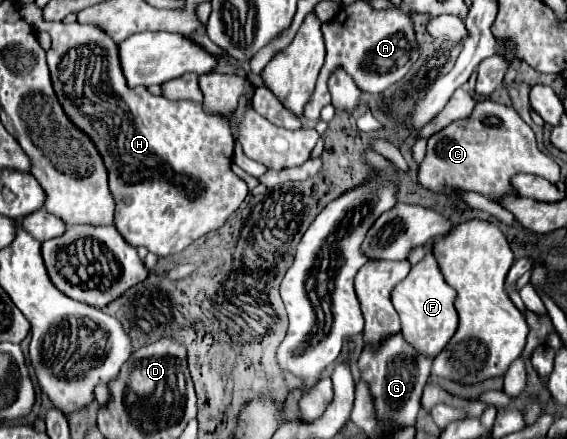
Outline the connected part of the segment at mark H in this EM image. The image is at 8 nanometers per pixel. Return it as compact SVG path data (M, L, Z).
M32 22L36 30L46 30L52 36L52 48L48 50L48 66L50 66L50 74L52 74L52 84L54 90L58 92L58 98L66 110L66 114L72 118L72 122L84 130L94 144L98 146L106 168L108 168L108 182L110 182L110 192L116 200L116 228L118 232L124 236L124 240L132 246L146 246L152 254L156 256L170 256L170 254L178 254L182 252L188 244L192 244L196 238L204 236L206 232L220 228L226 218L244 202L244 198L248 196L248 186L242 178L238 178L232 172L232 158L234 158L234 140L230 138L230 128L226 124L224 118L220 116L210 116L202 110L200 104L196 102L172 102L166 100L164 96L152 96L146 88L128 88L126 86L126 78L122 74L122 66L118 62L118 44L100 28L94 24L80 24L80 22L72 22L72 24L64 24L64 22Z

